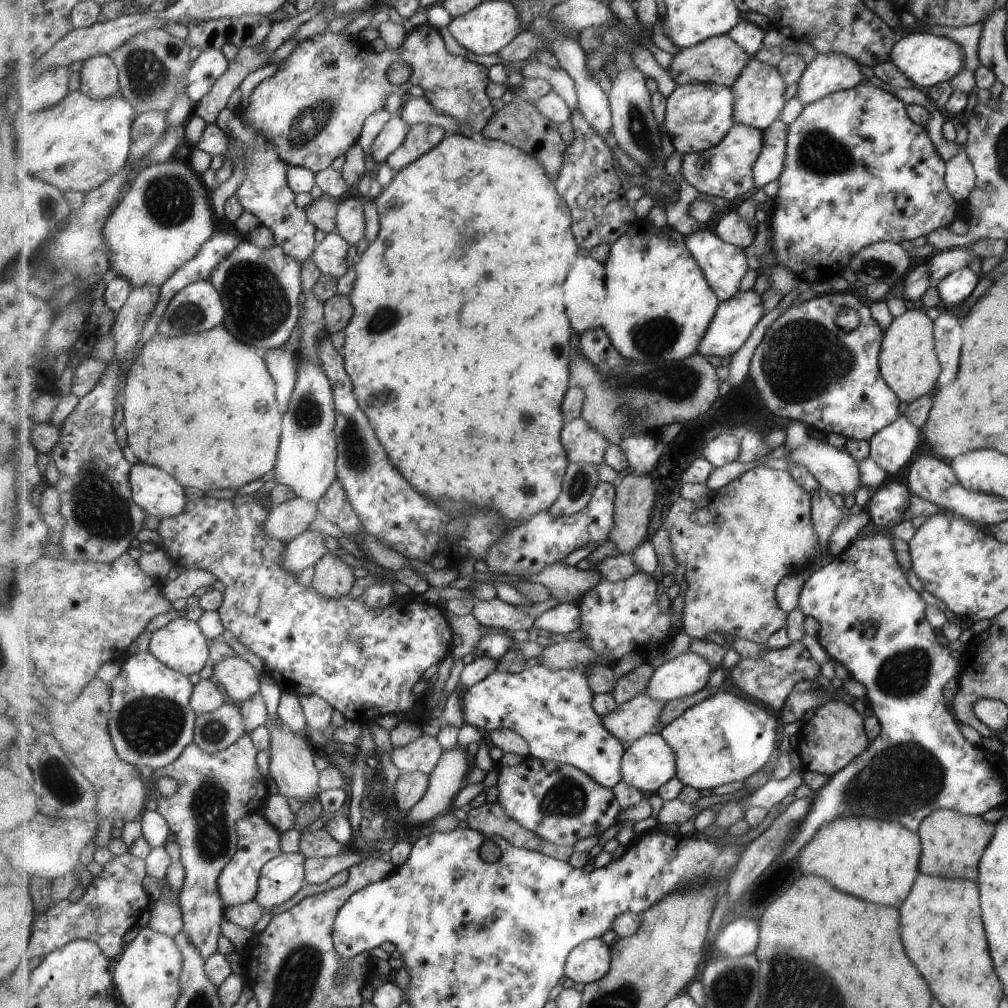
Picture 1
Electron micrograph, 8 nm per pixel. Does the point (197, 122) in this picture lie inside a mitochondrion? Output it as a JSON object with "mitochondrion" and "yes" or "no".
{"mitochondrion":"no"}

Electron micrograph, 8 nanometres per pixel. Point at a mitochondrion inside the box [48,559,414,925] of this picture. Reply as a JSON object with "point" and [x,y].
{"point":[149,725]}

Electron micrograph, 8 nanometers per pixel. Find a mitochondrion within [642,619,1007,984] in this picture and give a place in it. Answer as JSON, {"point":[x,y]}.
{"point":[902,779]}

